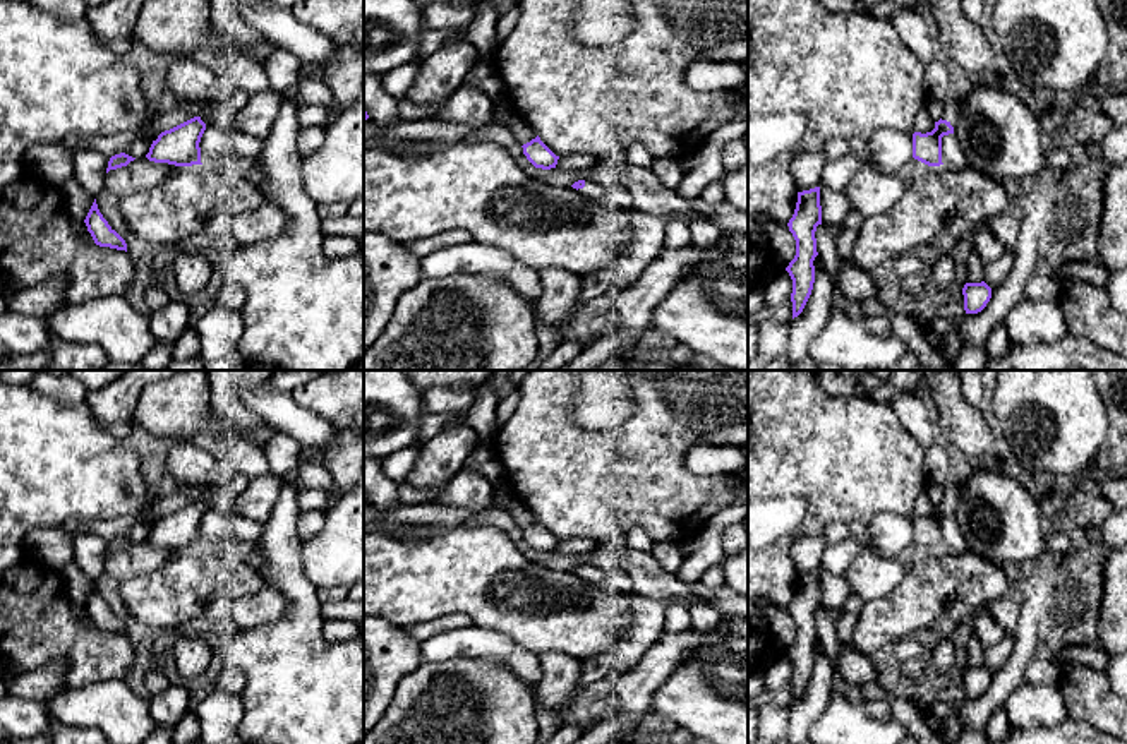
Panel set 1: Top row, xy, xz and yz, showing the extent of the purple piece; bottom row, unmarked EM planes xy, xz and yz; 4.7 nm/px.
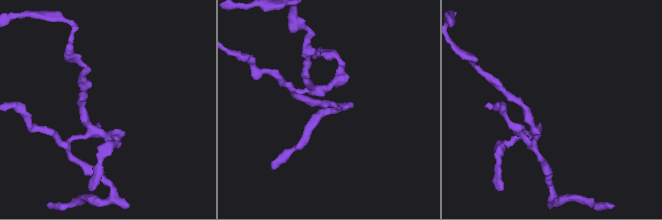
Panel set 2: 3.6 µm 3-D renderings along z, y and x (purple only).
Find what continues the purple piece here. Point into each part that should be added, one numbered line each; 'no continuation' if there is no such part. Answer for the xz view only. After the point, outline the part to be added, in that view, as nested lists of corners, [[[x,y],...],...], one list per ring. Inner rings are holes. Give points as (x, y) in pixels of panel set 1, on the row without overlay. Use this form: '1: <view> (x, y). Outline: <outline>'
1: xz (592, 573). Outline: [[[585,564],[585,571],[578,573],[582,579],[587,579],[588,583],[594,583],[597,586],[609,586],[609,574],[606,574],[602,569],[592,564]]]

